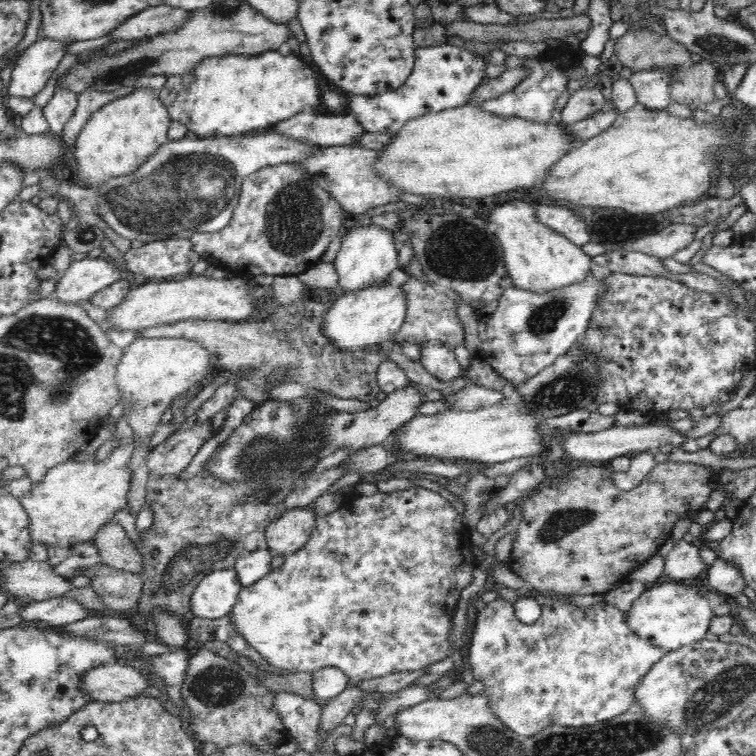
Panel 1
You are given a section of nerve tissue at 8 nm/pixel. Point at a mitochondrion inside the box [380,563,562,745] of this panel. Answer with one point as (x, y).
(518, 698)

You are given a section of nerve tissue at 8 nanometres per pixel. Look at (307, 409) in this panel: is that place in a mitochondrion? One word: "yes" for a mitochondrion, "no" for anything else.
yes

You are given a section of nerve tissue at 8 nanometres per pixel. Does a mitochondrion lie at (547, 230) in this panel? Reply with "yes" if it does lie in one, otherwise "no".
no

